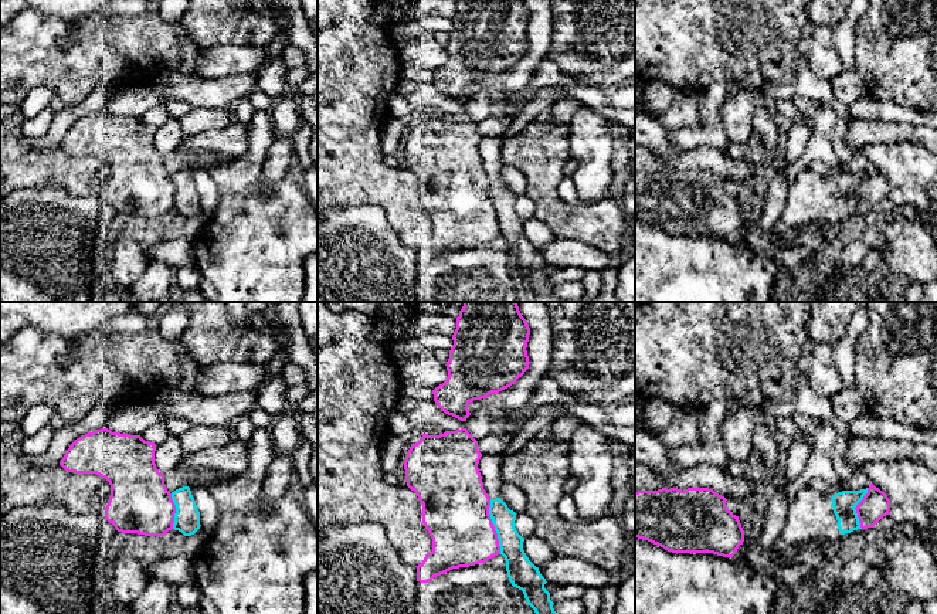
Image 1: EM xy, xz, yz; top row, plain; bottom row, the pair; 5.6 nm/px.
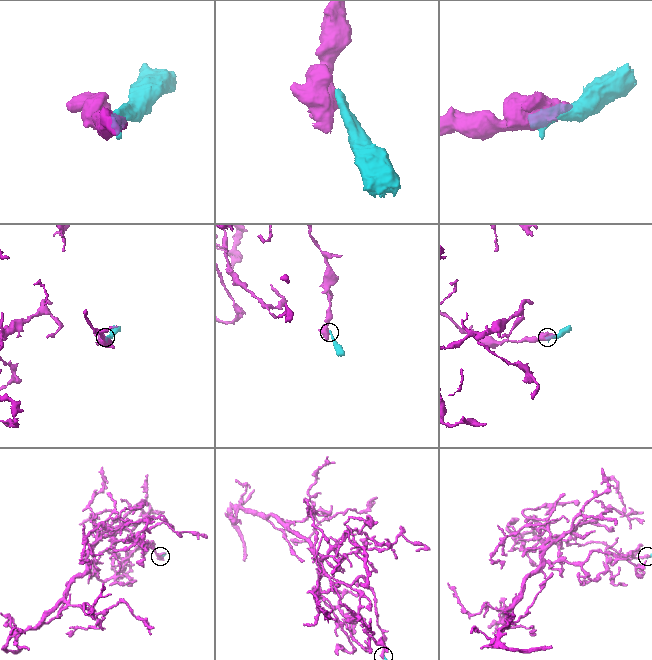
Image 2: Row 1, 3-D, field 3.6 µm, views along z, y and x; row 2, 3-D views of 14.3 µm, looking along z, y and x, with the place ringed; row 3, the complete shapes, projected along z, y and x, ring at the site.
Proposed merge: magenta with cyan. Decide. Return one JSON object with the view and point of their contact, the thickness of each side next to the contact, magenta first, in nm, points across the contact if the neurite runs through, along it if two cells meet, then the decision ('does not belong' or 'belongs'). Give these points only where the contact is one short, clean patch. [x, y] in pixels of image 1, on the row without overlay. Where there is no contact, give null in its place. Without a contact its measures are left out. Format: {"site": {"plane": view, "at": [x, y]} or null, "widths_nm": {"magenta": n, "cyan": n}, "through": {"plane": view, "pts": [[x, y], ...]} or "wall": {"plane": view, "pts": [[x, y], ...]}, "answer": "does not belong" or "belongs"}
{"site": {"plane": "xz", "at": [494, 209]}, "widths_nm": {"magenta": 380, "cyan": 140}, "wall": {"plane": "xz", "pts": [[489, 182], [489, 200], [501, 236]]}, "answer": "does not belong"}

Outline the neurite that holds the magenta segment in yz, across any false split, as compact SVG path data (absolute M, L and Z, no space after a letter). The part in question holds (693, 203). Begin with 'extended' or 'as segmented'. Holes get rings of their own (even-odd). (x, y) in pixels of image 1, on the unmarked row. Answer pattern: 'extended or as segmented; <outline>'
as segmented; M709 170L635 174L635 220L672 235L733 240L744 224L739 199Z

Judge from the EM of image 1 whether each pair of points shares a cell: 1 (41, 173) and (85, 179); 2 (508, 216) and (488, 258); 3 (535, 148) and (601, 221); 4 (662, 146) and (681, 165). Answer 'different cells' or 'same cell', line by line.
1: same cell
2: different cells
3: same cell
4: different cells

